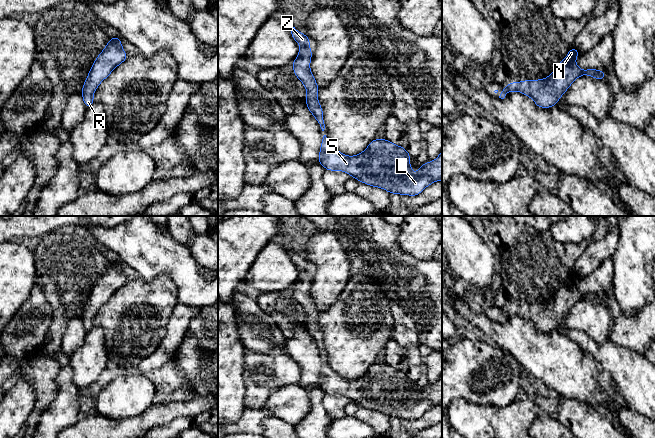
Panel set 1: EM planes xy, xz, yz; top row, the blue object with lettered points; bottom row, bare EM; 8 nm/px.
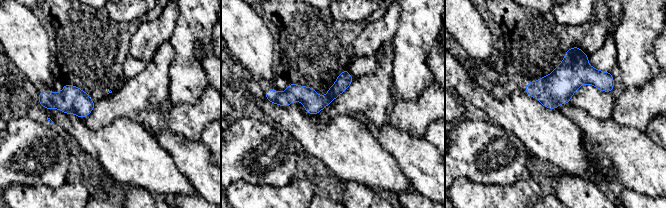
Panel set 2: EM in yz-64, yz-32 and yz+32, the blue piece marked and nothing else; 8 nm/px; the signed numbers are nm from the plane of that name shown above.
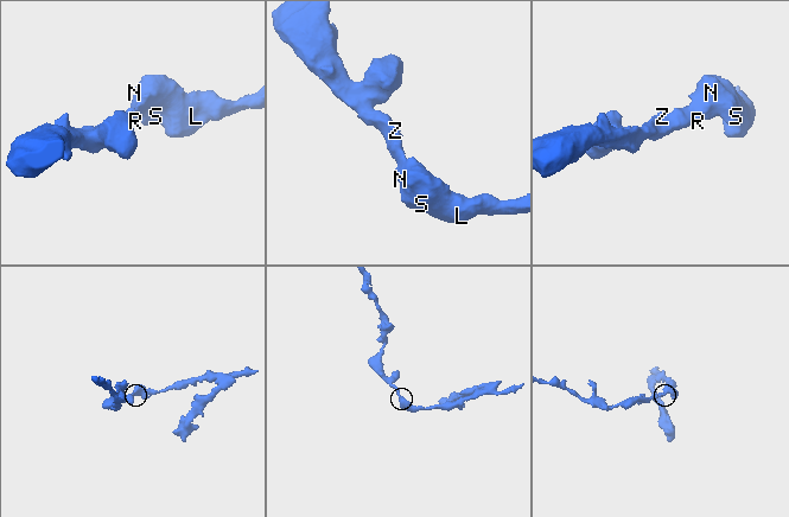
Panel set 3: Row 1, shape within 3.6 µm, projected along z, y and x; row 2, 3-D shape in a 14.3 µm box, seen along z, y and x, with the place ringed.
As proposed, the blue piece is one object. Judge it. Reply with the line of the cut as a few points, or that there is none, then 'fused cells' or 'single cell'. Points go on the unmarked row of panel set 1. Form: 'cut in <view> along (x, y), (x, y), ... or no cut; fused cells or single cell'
no cut; single cell

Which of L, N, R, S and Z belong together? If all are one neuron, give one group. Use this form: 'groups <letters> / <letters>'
groups L N R S Z

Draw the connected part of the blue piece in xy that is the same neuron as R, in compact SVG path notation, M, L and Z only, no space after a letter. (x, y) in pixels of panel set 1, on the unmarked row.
M120 260L110 262L108 268L95 283L82 310L82 323L86 332L94 328L93 318L100 307L128 282L122 271Z

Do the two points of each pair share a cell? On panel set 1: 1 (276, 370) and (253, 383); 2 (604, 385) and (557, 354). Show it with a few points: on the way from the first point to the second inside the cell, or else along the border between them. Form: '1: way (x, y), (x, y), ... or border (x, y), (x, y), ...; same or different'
1: way (270, 371), (259, 380); same
2: way (592, 385), (569, 366); same

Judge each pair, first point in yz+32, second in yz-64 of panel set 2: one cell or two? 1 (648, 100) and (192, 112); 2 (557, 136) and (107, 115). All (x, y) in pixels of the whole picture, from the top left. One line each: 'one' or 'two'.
1: one
2: two

